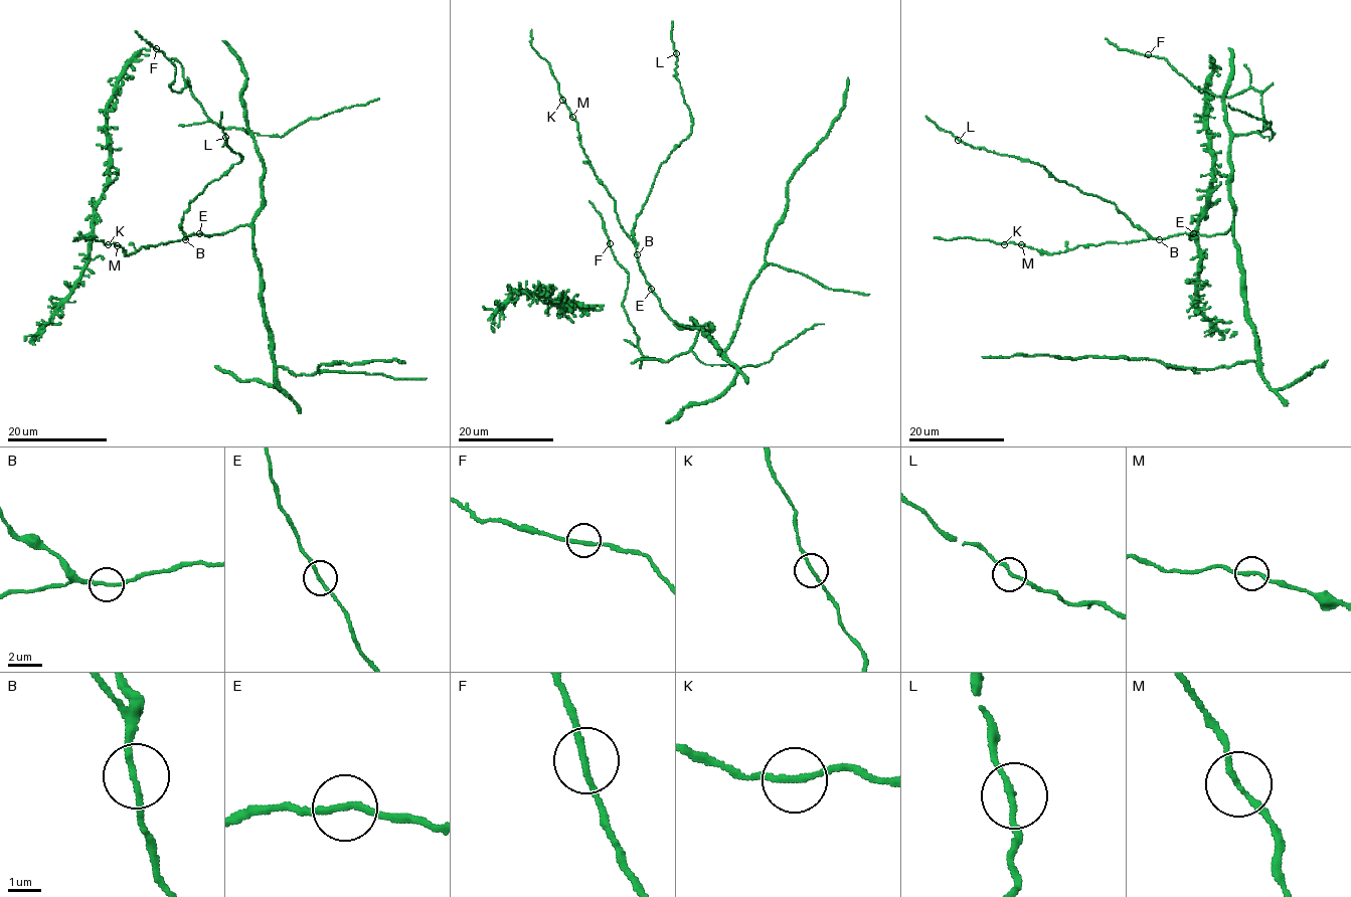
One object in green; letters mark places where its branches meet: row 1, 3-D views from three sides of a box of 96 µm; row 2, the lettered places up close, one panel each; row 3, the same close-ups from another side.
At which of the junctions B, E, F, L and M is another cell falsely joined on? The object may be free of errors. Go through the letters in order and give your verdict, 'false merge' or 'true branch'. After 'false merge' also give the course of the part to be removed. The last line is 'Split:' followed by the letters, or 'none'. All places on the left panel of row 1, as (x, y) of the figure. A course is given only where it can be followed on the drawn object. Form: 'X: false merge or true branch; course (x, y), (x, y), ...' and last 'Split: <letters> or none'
B: true branch
E: true branch
F: true branch
L: true branch
M: true branch
Split: none

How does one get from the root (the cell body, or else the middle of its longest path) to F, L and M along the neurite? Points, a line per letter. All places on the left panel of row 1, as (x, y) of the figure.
F: (254, 142), (245, 130), (217, 126), (186, 82), (180, 92), (173, 92), (170, 85), (176, 66), (156, 48)
L: (254, 142), (264, 168), (260, 213), (248, 225), (185, 239), (181, 218), (188, 205), (242, 159), (225, 137)
M: (254, 142), (264, 168), (262, 204), (248, 225), (142, 246), (130, 254), (118, 244)

